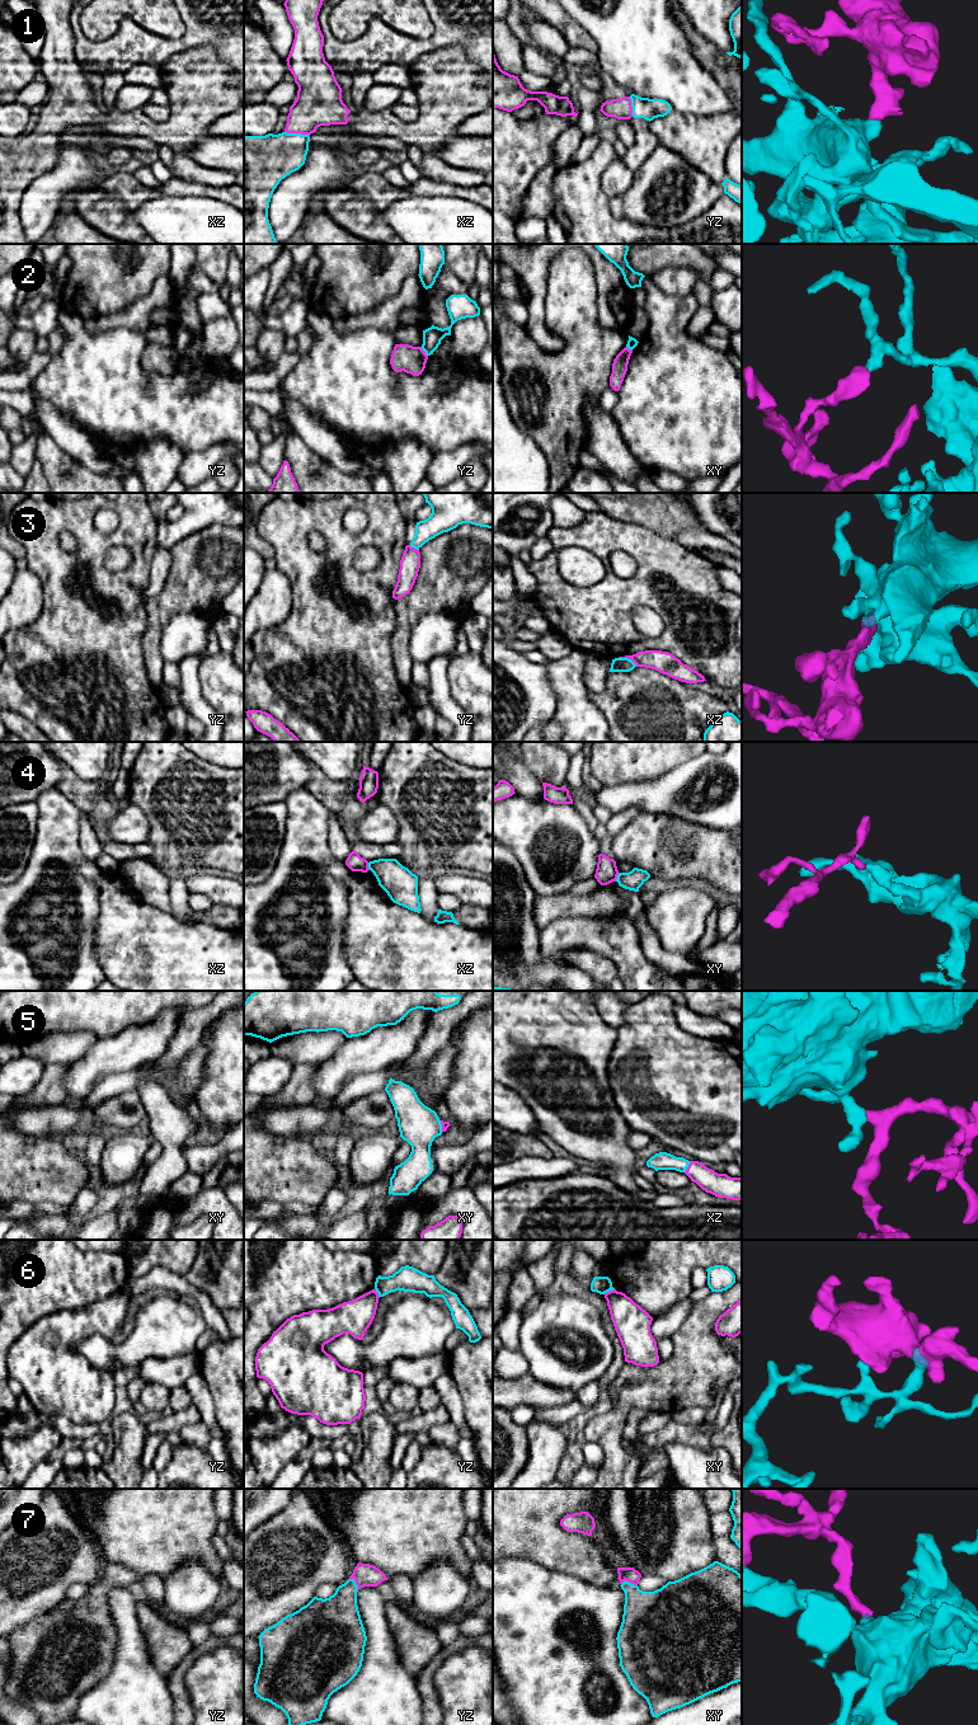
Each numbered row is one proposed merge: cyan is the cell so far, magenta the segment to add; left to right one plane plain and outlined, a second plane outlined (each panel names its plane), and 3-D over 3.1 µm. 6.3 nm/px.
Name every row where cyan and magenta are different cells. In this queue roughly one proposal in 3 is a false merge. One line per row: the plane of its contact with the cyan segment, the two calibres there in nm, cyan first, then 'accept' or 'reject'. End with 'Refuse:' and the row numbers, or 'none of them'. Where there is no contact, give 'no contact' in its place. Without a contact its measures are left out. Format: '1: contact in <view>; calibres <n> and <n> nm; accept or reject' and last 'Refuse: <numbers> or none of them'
1: contact in xz; calibres 300 and 280 nm; accept
2: contact in yz; calibres 120 and 180 nm; reject
3: contact in xz; calibres 100 and 140 nm; reject
4: contact in xy; calibres 120 and 140 nm; reject
5: contact in xz; calibres 110 and 150 nm; accept
6: contact in xy; calibres 110 and 220 nm; reject
7: contact in xy; calibres 300 and 90 nm; accept
Refuse: 2, 3, 4, 6

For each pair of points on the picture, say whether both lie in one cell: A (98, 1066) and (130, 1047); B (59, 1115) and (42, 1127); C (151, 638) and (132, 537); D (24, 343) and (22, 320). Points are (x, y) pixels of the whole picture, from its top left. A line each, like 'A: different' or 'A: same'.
A: same
B: same
C: different
D: different

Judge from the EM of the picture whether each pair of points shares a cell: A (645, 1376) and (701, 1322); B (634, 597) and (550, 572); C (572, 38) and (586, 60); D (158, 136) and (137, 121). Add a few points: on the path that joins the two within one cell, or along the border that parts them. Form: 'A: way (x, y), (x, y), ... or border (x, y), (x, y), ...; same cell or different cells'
A: way (663, 1375), (696, 1340); same cell
B: way (612, 597), (572, 597), (568, 593); same cell
C: border (569, 46), (587, 48), (595, 53); different cells
D: way (153, 131), (142, 126); same cell

